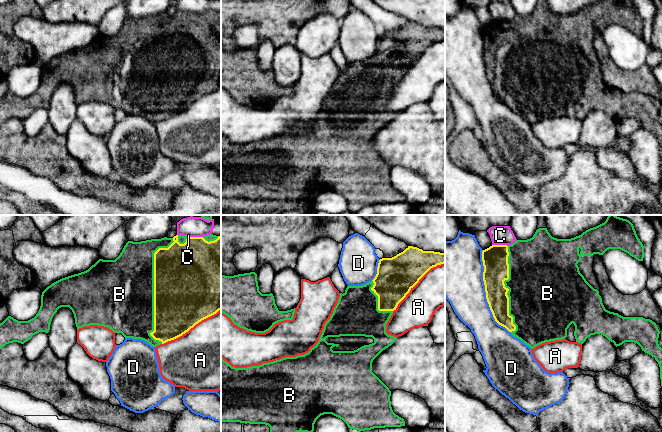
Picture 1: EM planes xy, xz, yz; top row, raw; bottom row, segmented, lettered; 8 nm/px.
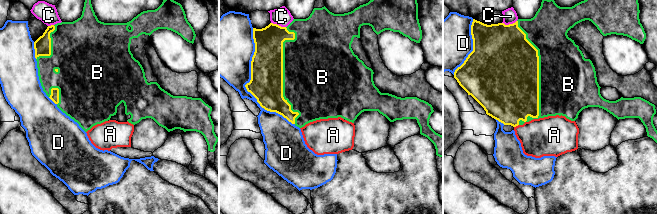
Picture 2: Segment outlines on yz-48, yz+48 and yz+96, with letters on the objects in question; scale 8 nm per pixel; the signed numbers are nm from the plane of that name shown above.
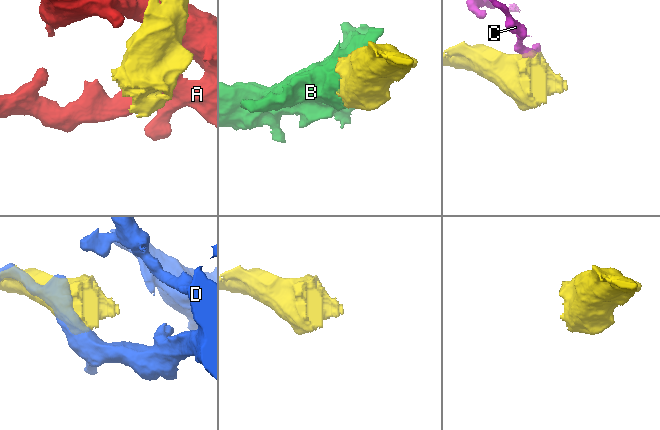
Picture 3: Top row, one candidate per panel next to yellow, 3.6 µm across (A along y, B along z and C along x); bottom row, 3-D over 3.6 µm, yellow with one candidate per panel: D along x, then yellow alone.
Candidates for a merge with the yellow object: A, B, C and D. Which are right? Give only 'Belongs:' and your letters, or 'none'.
Belongs: B

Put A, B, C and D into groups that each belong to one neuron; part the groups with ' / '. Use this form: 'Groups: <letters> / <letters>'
Groups: A / B / C / D

